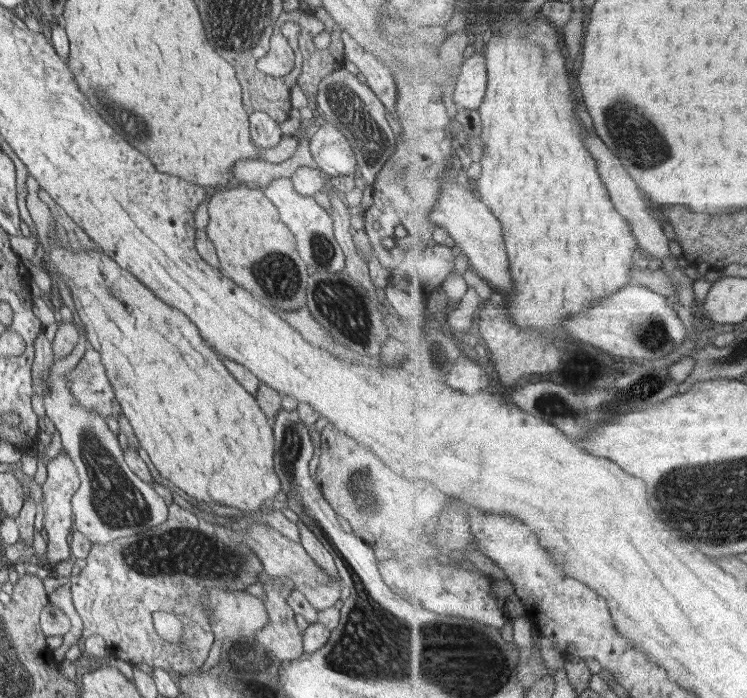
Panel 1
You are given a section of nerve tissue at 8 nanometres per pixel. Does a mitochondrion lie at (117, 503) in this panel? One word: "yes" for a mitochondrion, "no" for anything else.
yes

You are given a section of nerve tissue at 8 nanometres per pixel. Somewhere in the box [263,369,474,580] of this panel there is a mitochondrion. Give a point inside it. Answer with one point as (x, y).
(361, 484)

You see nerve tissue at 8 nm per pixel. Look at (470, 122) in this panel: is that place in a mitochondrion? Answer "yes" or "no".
no

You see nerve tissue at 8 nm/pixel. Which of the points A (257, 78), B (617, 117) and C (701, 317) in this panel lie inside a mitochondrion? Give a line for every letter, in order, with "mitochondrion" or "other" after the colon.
A: other
B: mitochondrion
C: other

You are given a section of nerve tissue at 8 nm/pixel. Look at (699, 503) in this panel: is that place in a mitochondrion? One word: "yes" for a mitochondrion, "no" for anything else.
yes

